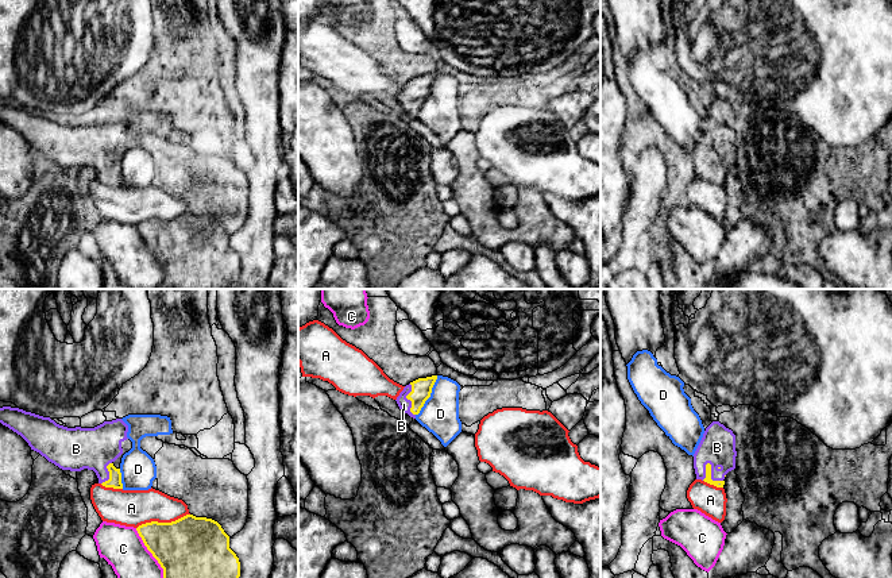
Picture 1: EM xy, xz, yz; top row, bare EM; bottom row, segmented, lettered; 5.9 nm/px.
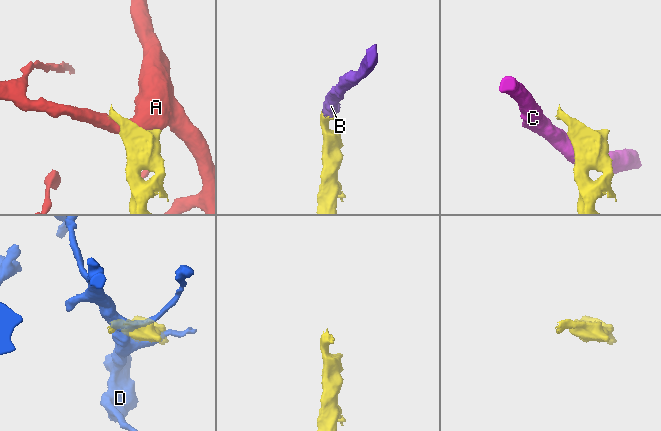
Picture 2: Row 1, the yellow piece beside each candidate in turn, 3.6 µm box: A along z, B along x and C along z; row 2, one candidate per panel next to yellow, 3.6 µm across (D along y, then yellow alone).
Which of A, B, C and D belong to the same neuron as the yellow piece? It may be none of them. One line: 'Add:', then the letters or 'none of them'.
Add: B

